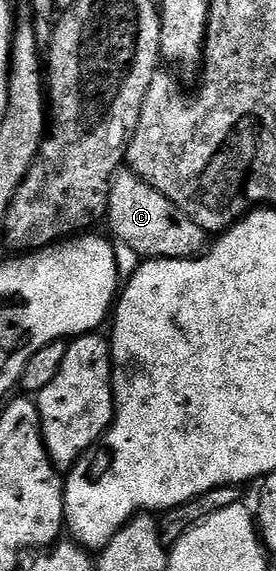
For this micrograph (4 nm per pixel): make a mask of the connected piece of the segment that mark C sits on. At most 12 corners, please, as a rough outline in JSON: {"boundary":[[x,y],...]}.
{"boundary":[[118,170],[112,237],[142,259],[196,258],[207,232],[167,196]]}

